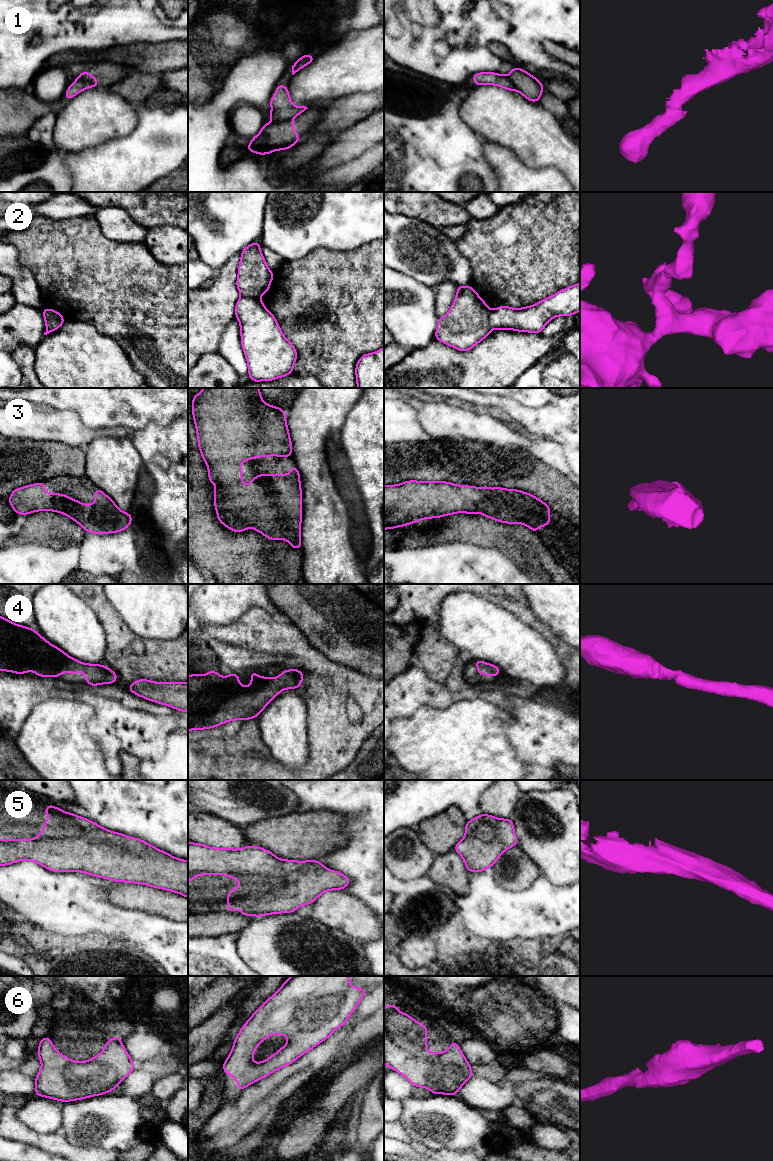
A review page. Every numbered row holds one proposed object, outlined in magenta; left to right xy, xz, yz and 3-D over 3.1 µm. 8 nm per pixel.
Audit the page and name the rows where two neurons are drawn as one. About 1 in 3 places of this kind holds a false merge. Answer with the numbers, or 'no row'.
1

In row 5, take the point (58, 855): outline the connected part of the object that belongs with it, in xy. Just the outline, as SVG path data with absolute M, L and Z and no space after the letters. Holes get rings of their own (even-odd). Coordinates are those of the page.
M51 804L44 809L51 819L44 820L44 829L35 839L0 839L0 866L18 861L34 861L53 872L83 872L115 882L143 884L154 888L176 892L188 898L188 861L175 858L139 838L109 831L88 818L65 812Z

